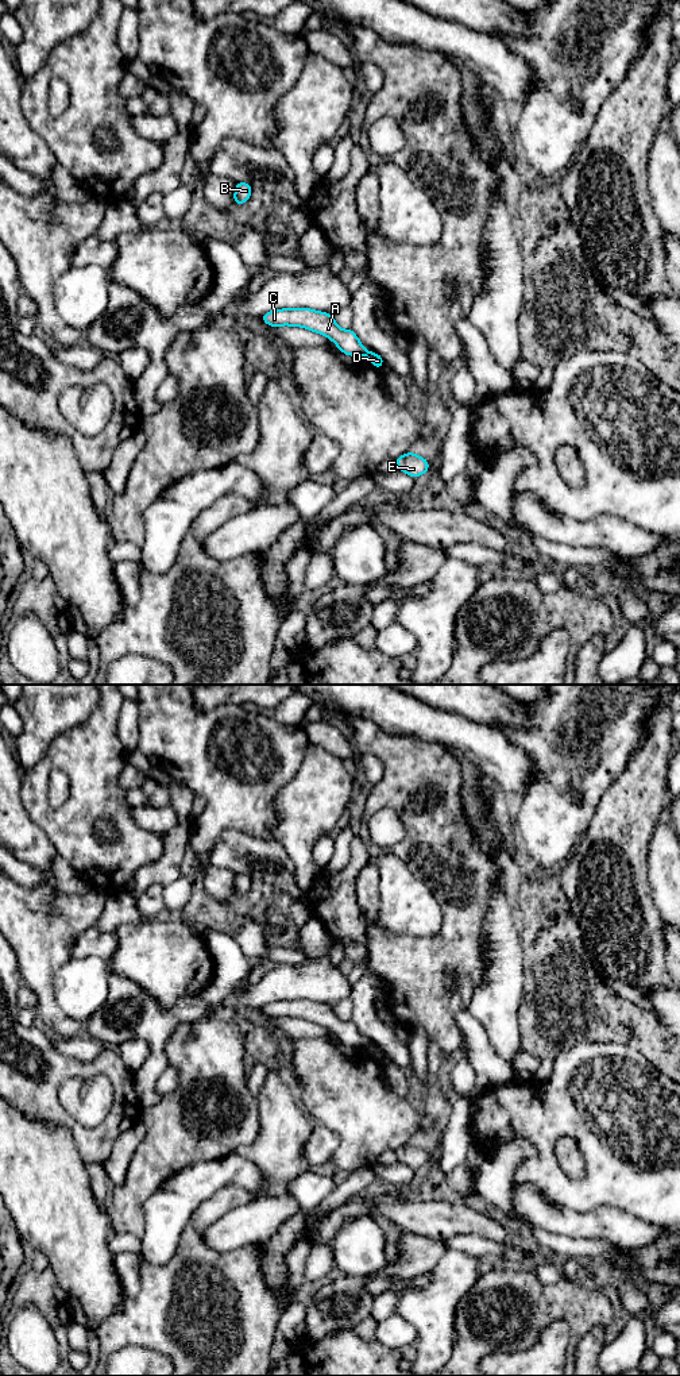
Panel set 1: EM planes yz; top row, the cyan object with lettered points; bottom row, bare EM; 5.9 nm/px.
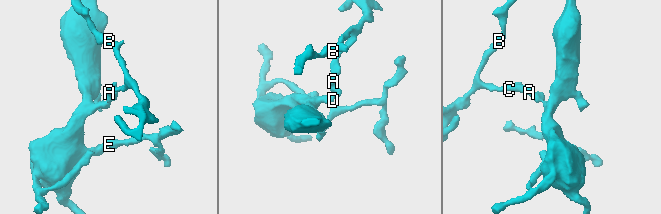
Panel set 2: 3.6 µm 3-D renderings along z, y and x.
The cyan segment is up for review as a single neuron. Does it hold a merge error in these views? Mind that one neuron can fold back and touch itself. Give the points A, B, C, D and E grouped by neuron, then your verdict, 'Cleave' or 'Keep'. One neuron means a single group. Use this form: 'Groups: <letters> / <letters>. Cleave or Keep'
Groups: A B C / D E. Cleave

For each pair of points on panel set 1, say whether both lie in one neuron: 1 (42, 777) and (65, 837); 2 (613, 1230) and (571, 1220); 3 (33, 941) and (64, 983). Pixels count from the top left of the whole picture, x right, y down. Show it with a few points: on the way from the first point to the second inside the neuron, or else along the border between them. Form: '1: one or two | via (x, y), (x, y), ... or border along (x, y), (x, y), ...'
1: one | via (39, 791), (39, 809), (53, 823)
2: one | via (602, 1225), (582, 1225)
3: two | border along (73, 958), (54, 976), (57, 1005)

